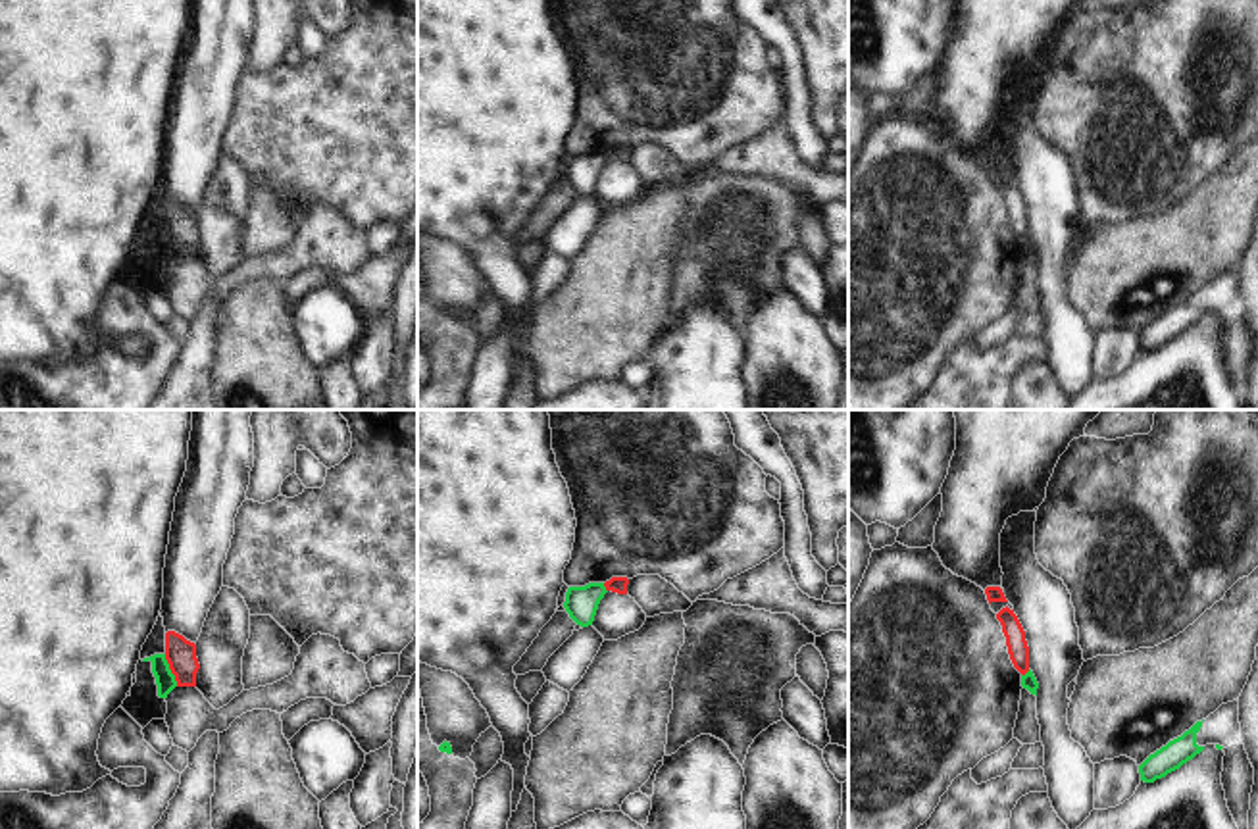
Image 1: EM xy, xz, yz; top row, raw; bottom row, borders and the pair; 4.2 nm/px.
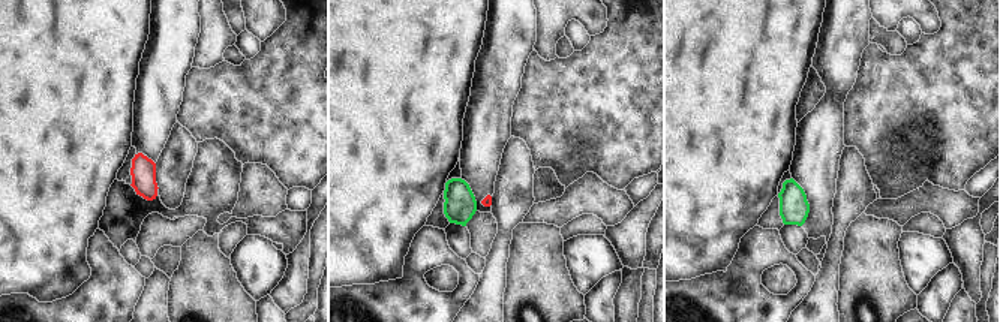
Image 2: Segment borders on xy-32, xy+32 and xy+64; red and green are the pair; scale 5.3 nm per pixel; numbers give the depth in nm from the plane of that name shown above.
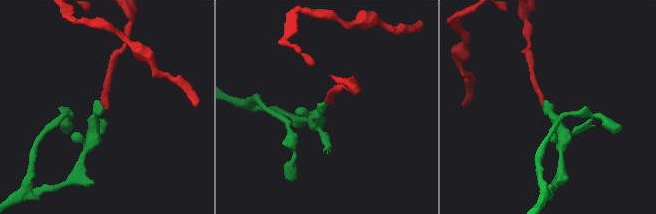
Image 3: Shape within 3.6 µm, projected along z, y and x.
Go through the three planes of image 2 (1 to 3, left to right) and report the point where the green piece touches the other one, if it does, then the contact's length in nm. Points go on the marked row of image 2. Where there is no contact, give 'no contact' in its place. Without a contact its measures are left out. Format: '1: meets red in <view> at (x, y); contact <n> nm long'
1: no contact
2: no contact
3: no contact

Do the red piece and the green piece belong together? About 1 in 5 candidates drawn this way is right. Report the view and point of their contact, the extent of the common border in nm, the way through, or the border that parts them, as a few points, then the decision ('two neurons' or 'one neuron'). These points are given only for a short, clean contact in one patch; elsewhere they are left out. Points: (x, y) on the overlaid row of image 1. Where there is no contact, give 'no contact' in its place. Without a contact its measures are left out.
contact xy (170, 668); length 150 nm; border xy (164, 654), (177, 685); two neurons

